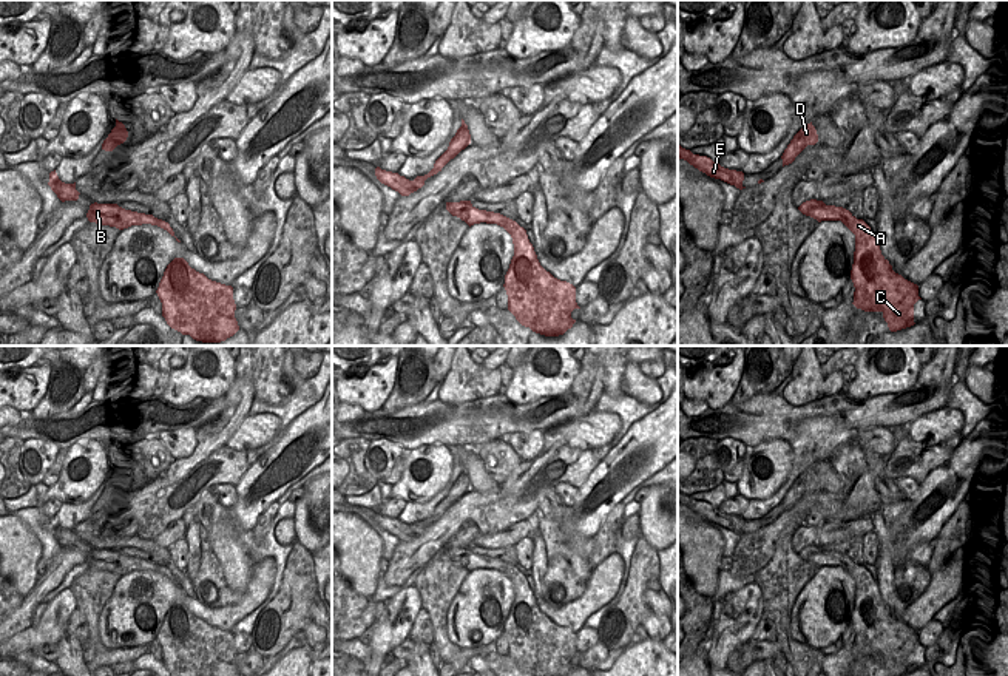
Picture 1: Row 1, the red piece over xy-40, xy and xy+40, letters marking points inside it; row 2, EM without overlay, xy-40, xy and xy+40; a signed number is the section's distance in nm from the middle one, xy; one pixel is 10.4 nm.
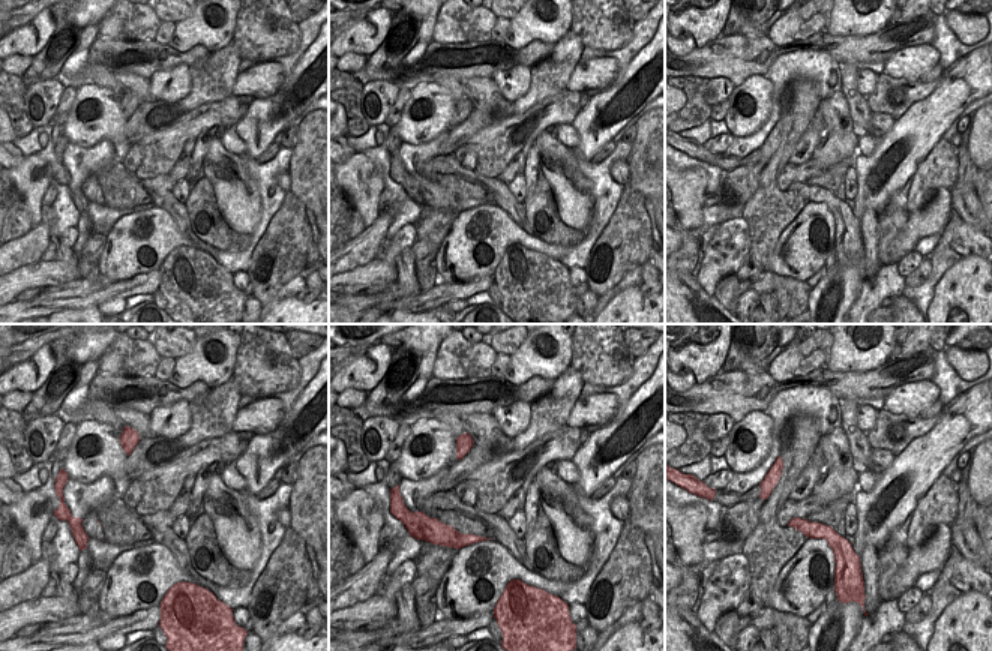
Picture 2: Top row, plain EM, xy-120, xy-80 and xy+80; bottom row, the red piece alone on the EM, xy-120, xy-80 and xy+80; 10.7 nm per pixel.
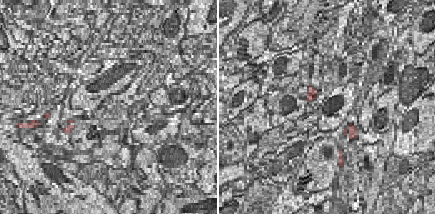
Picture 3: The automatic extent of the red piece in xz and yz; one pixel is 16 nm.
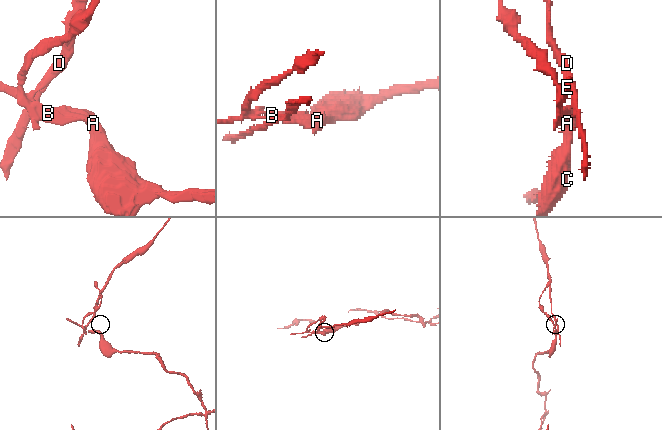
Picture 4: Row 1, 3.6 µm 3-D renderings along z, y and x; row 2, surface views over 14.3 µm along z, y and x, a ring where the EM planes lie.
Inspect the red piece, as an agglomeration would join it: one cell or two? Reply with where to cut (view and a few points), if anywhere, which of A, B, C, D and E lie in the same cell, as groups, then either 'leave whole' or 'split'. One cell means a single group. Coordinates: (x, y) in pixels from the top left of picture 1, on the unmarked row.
cut in xy along (432, 514), (437, 517); A B C E / D; split

